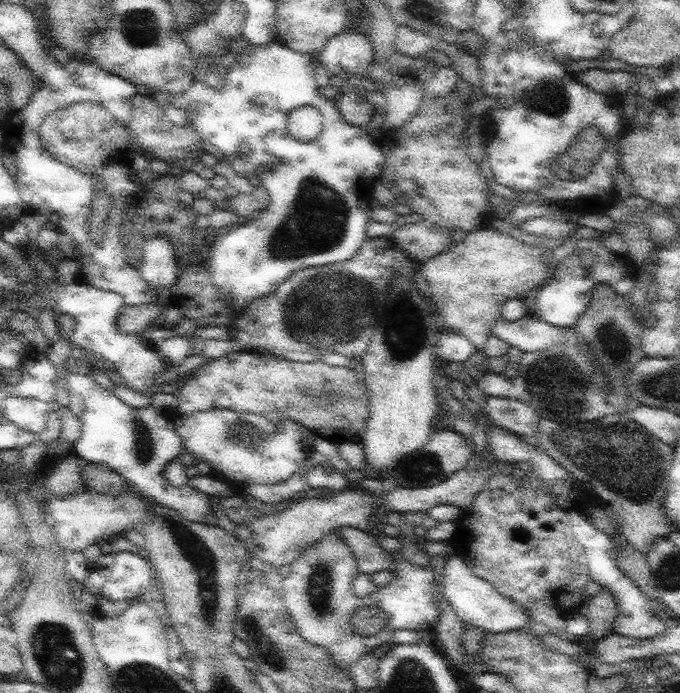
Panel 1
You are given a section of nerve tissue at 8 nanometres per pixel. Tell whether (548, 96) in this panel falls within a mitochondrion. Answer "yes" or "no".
yes

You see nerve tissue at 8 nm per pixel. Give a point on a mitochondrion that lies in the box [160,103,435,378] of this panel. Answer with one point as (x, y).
(319, 219)

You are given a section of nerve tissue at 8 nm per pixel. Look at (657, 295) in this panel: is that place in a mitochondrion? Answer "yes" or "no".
no

